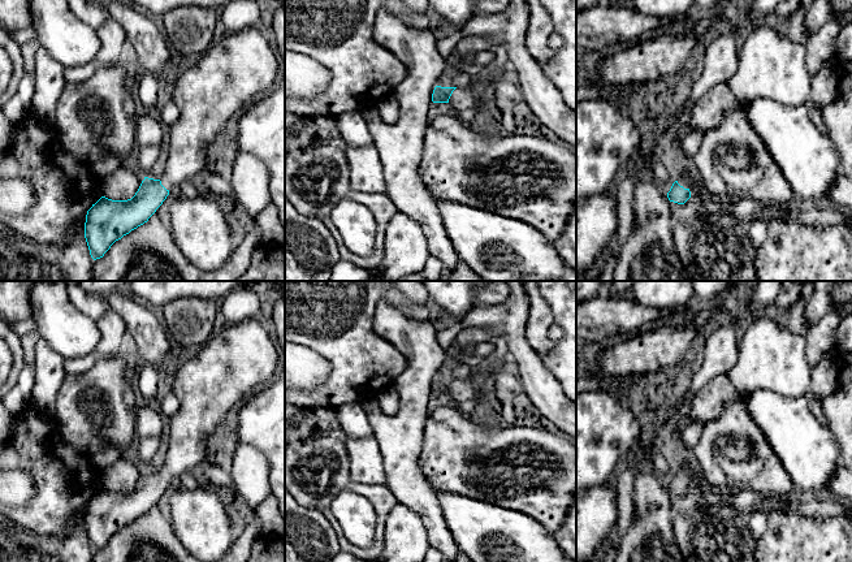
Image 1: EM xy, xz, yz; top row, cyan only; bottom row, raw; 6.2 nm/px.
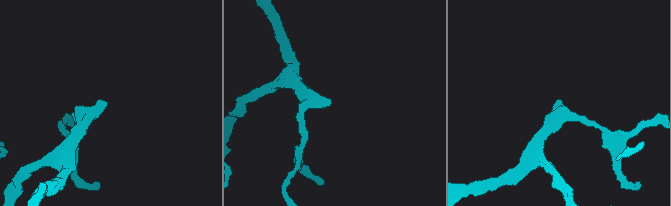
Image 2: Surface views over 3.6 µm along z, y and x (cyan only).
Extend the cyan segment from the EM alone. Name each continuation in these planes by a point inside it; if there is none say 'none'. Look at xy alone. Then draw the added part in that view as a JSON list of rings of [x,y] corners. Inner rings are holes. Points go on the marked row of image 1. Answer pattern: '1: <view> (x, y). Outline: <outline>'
1: xy (242, 66). Outline: [[[247,27],[228,33],[220,42],[211,44],[195,64],[183,73],[174,75],[172,100],[178,108],[176,122],[169,126],[170,147],[161,185],[170,190],[183,181],[199,180],[207,167],[208,148],[217,139],[232,117],[254,99],[269,92],[280,69],[281,61],[272,48],[271,36],[260,27]]]

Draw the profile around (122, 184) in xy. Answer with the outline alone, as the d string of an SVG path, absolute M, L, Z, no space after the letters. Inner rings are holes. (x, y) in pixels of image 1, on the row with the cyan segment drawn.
M121 165L104 177L100 182L100 191L108 199L127 200L135 195L143 180L140 174Z

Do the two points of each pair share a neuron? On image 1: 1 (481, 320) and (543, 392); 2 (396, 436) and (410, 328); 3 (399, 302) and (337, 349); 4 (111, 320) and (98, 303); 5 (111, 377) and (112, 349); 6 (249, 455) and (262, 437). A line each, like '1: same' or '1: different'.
1: same
2: same
3: same
4: different
5: different
6: different

